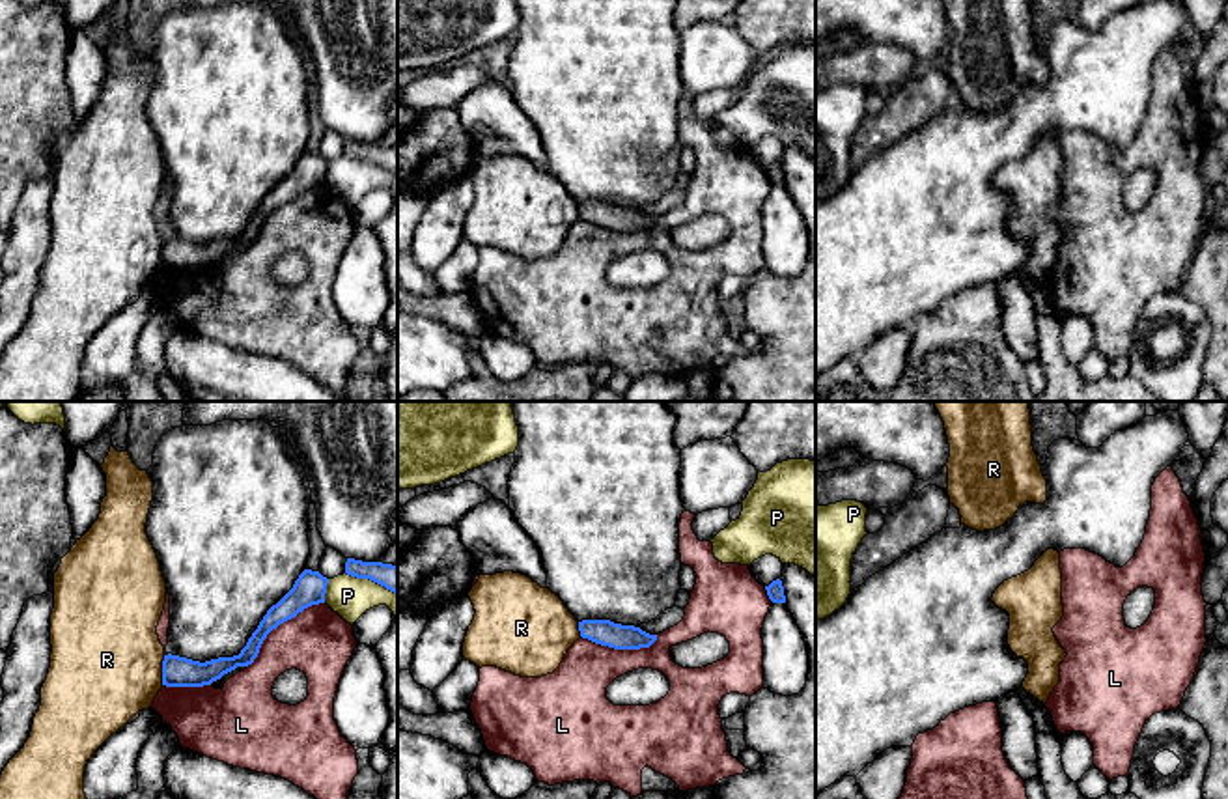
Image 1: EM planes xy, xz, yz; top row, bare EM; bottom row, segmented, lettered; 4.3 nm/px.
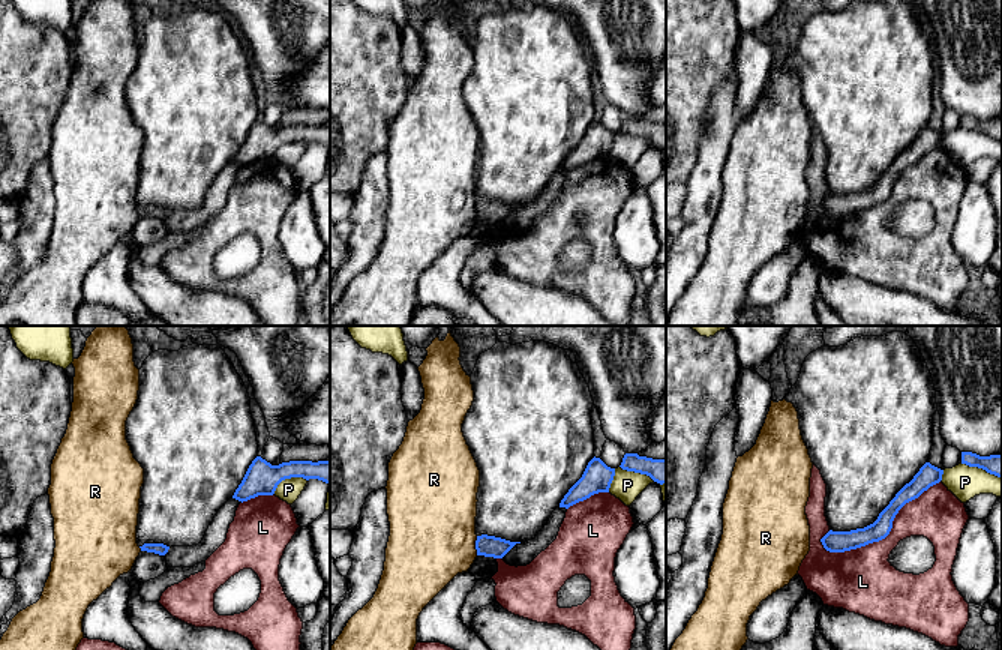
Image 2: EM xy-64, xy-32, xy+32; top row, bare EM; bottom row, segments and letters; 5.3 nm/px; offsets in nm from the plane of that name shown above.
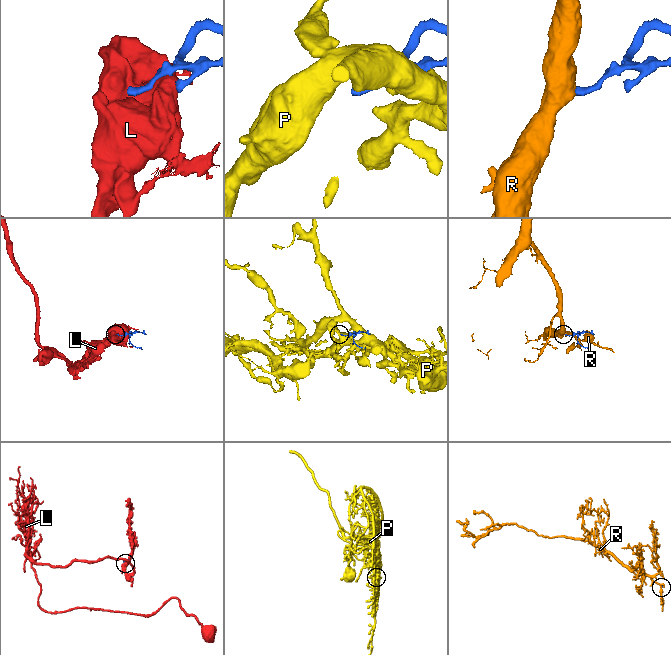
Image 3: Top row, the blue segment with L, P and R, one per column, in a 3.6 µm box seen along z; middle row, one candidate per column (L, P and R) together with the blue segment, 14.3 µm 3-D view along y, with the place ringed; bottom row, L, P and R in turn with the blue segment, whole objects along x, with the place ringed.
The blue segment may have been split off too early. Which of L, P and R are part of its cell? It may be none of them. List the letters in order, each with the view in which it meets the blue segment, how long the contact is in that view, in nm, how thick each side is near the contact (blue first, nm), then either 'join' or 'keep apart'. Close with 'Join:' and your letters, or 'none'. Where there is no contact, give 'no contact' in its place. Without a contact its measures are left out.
L: meets blue in xy; contact 440 nm long; 140 nm thick on the blue side, 300 nm on the other; keep apart
P: meets blue in xy; contact 110 nm long; 140 nm thick on the blue side, 170 nm on the other; keep apart
R: meets blue in xy; contact 130 nm long; 130 nm thick on the blue side, 480 nm on the other; keep apart
Join: none

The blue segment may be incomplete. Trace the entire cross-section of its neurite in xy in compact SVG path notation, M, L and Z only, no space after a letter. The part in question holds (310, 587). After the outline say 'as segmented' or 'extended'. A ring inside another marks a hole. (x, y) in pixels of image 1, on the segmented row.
M304 569L295 581L293 588L267 610L239 655L218 657L205 663L172 653L164 655L162 685L203 687L220 680L224 674L235 670L237 666L252 665L259 653L263 640L272 629L295 618L304 609L325 603L327 584L328 579L323 577L319 571Z; as segmented

